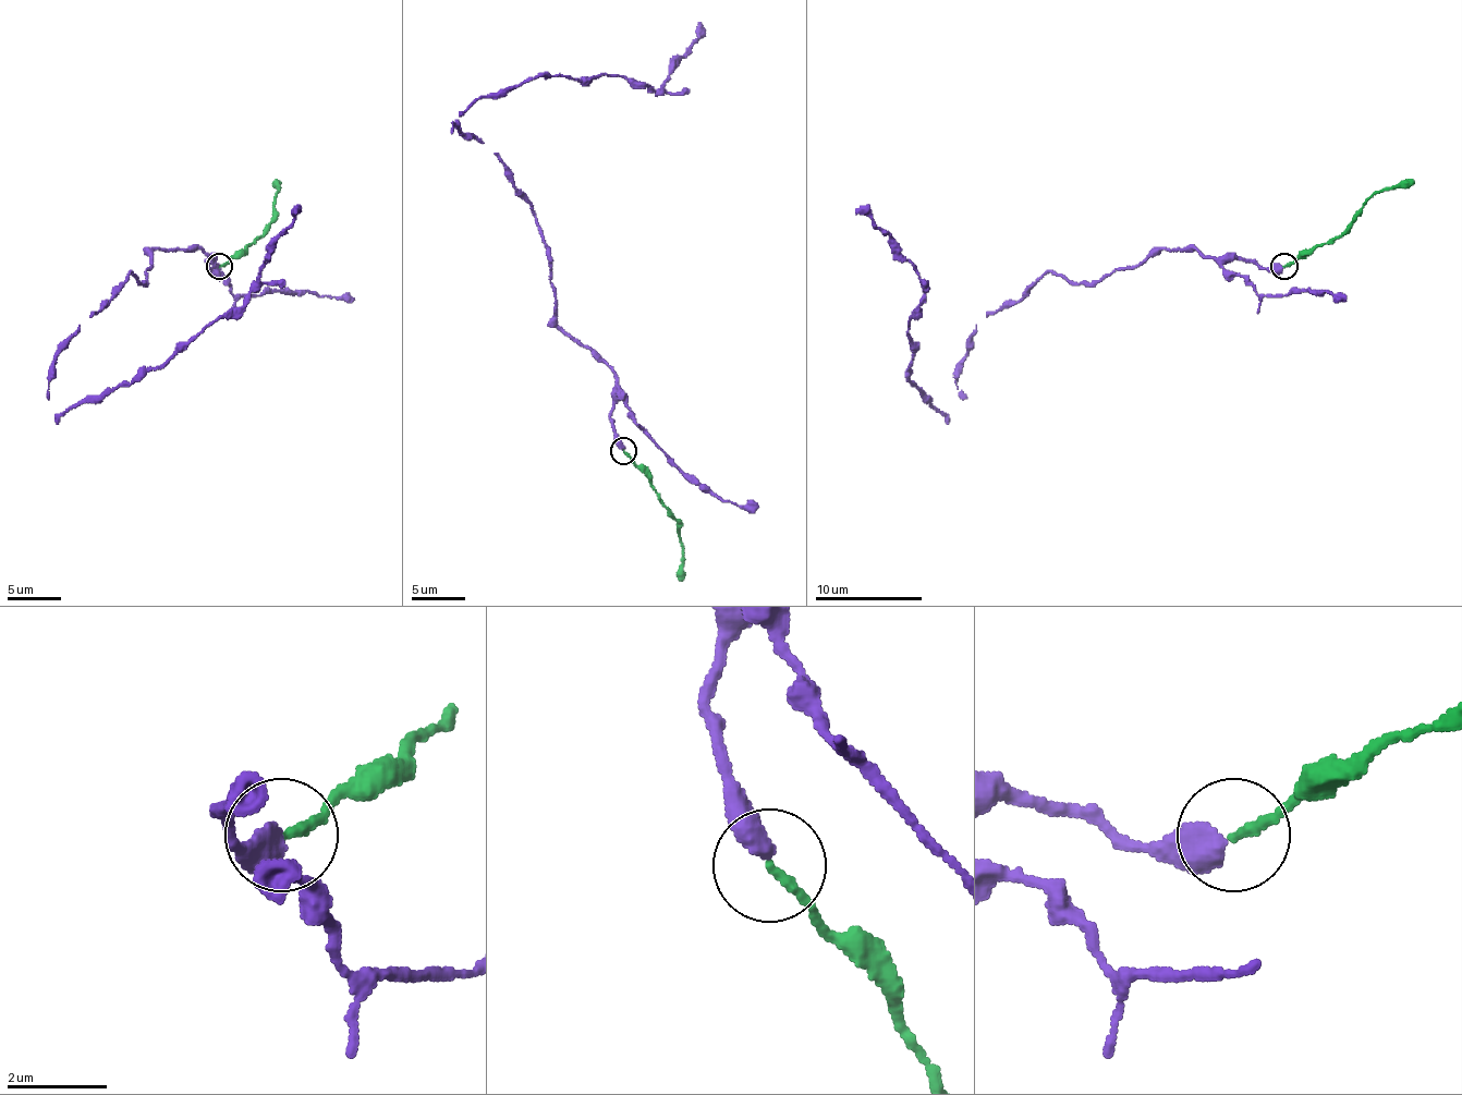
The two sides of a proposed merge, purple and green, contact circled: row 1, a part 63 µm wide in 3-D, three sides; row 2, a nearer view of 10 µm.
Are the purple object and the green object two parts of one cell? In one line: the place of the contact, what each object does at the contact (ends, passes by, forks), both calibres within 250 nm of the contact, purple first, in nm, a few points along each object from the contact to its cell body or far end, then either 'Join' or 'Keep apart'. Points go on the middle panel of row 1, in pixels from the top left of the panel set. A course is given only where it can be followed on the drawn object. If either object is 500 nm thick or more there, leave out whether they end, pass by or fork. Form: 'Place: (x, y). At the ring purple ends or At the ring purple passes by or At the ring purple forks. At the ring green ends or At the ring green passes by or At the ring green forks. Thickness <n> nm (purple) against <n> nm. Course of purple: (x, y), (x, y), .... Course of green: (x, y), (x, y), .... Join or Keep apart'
Place: (623, 451). At the ring purple ends. At the ring green ends. Thickness 480 nm (purple) against 180 nm. Course of purple: (623, 449), (614, 374), (556, 324), (535, 214), (452, 123), (543, 75), (652, 92), (701, 22). Course of green: (623, 451), (649, 481), (657, 499), (677, 519), (681, 545), (679, 580). Join

